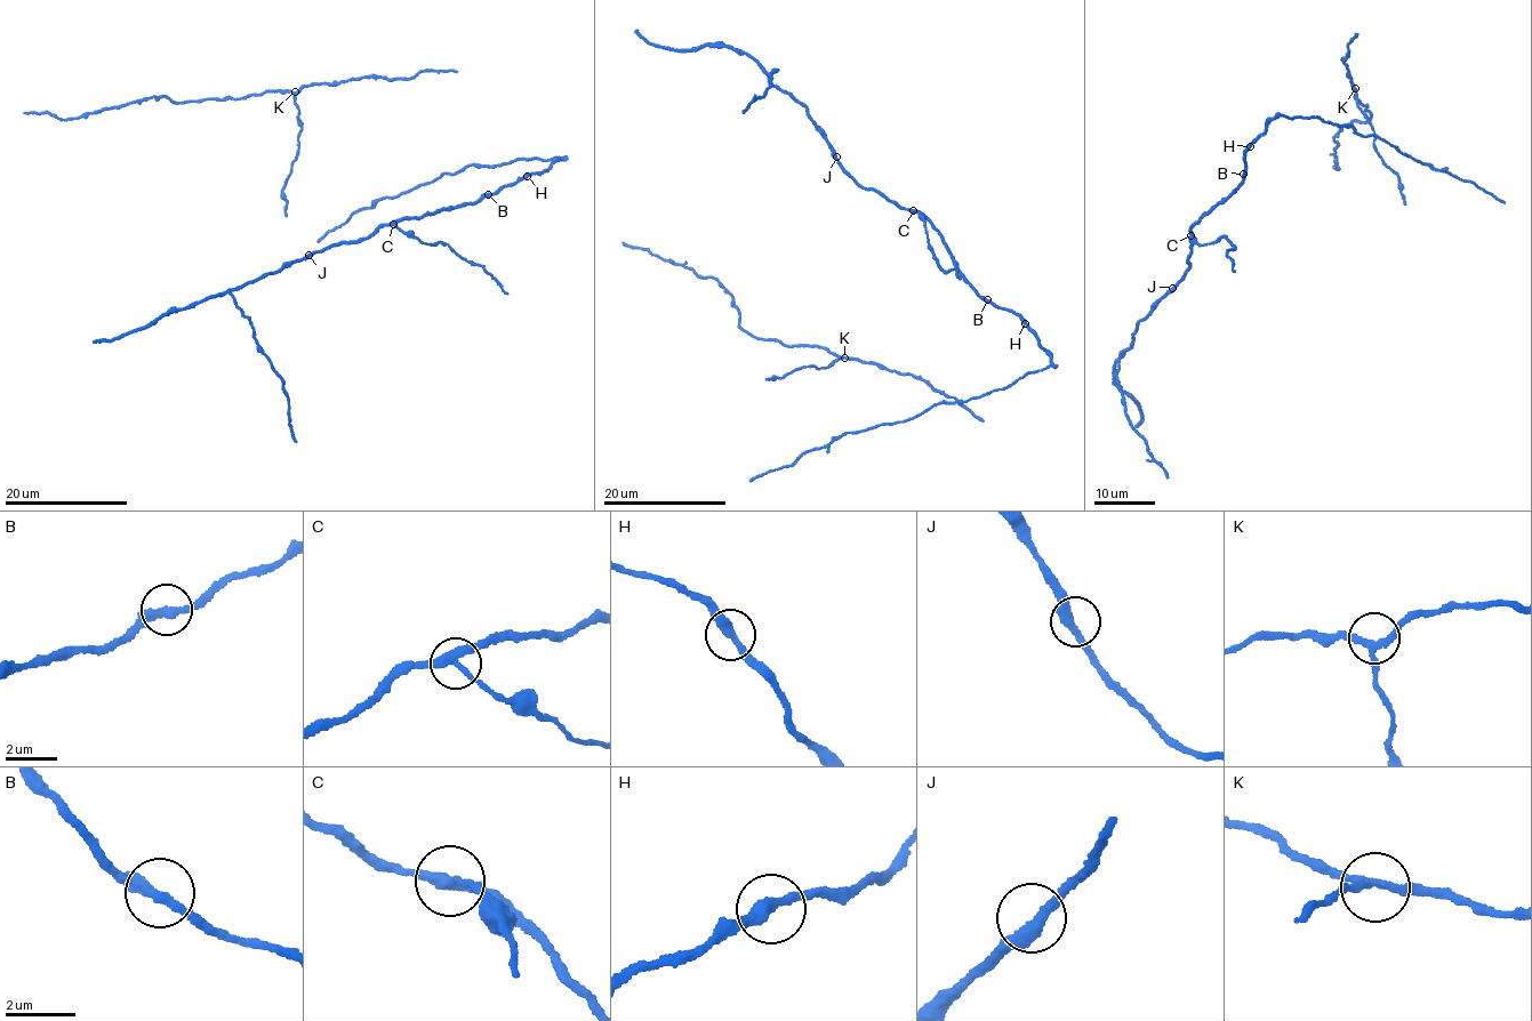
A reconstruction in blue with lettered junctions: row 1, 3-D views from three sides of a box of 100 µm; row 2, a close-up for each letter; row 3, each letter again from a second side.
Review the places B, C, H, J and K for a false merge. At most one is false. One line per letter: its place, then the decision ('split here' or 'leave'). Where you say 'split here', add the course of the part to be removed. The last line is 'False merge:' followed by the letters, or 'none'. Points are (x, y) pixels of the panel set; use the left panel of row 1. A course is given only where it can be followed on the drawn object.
B: (488, 194) | leave
C: (393, 224) | split here | (394, 225), (423, 243), (441, 243), (482, 266), (507, 294)
H: (527, 176) | leave
J: (309, 255) | leave
K: (295, 91) | leave
False merge: C

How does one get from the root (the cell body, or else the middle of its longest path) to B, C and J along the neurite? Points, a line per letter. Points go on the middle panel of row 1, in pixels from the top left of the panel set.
B: (972, 398), (1003, 390), (1050, 363), (1050, 355), (1039, 345), (1027, 323), (987, 299)
C: (972, 398), (1045, 368), (1051, 356), (1027, 323), (977, 294), (939, 232), (914, 210)
J: (972, 398), (1045, 368), (1050, 355), (1027, 323), (977, 294), (930, 222), (864, 190), (836, 157)

